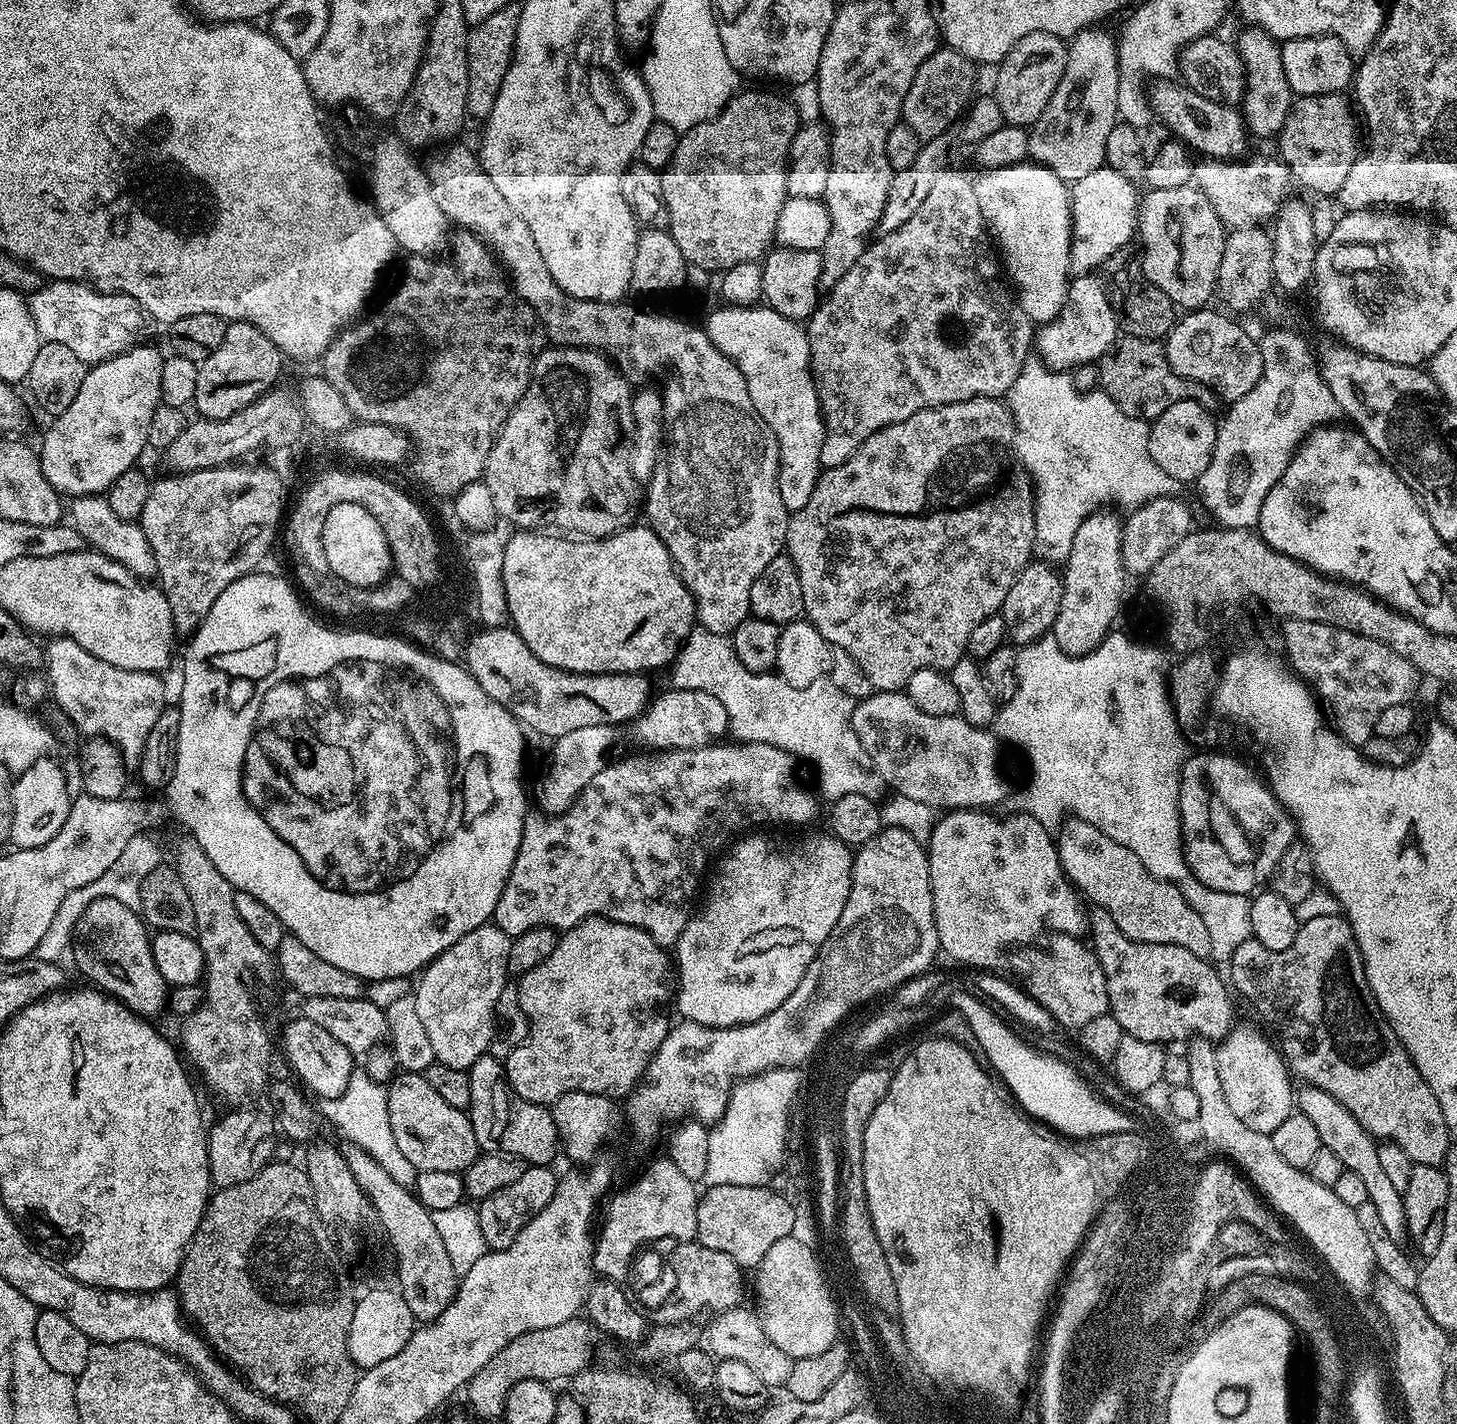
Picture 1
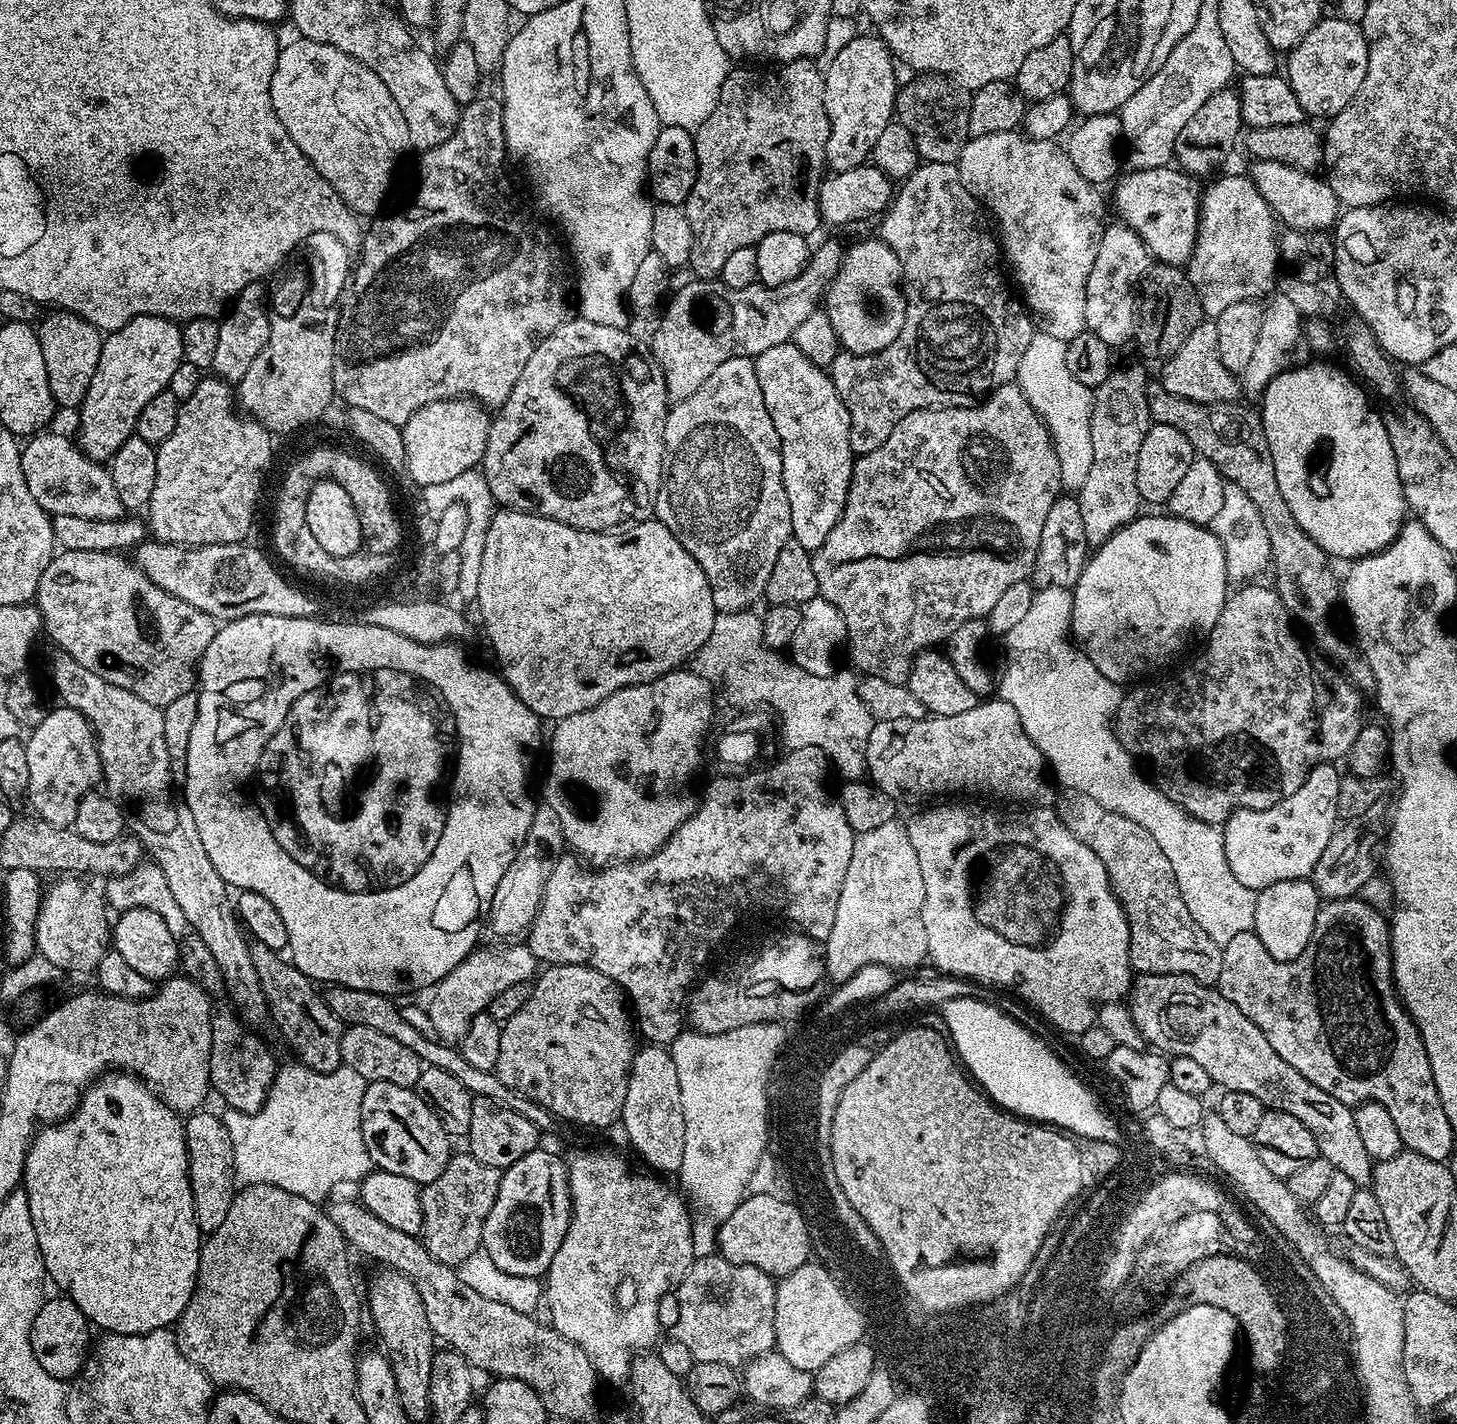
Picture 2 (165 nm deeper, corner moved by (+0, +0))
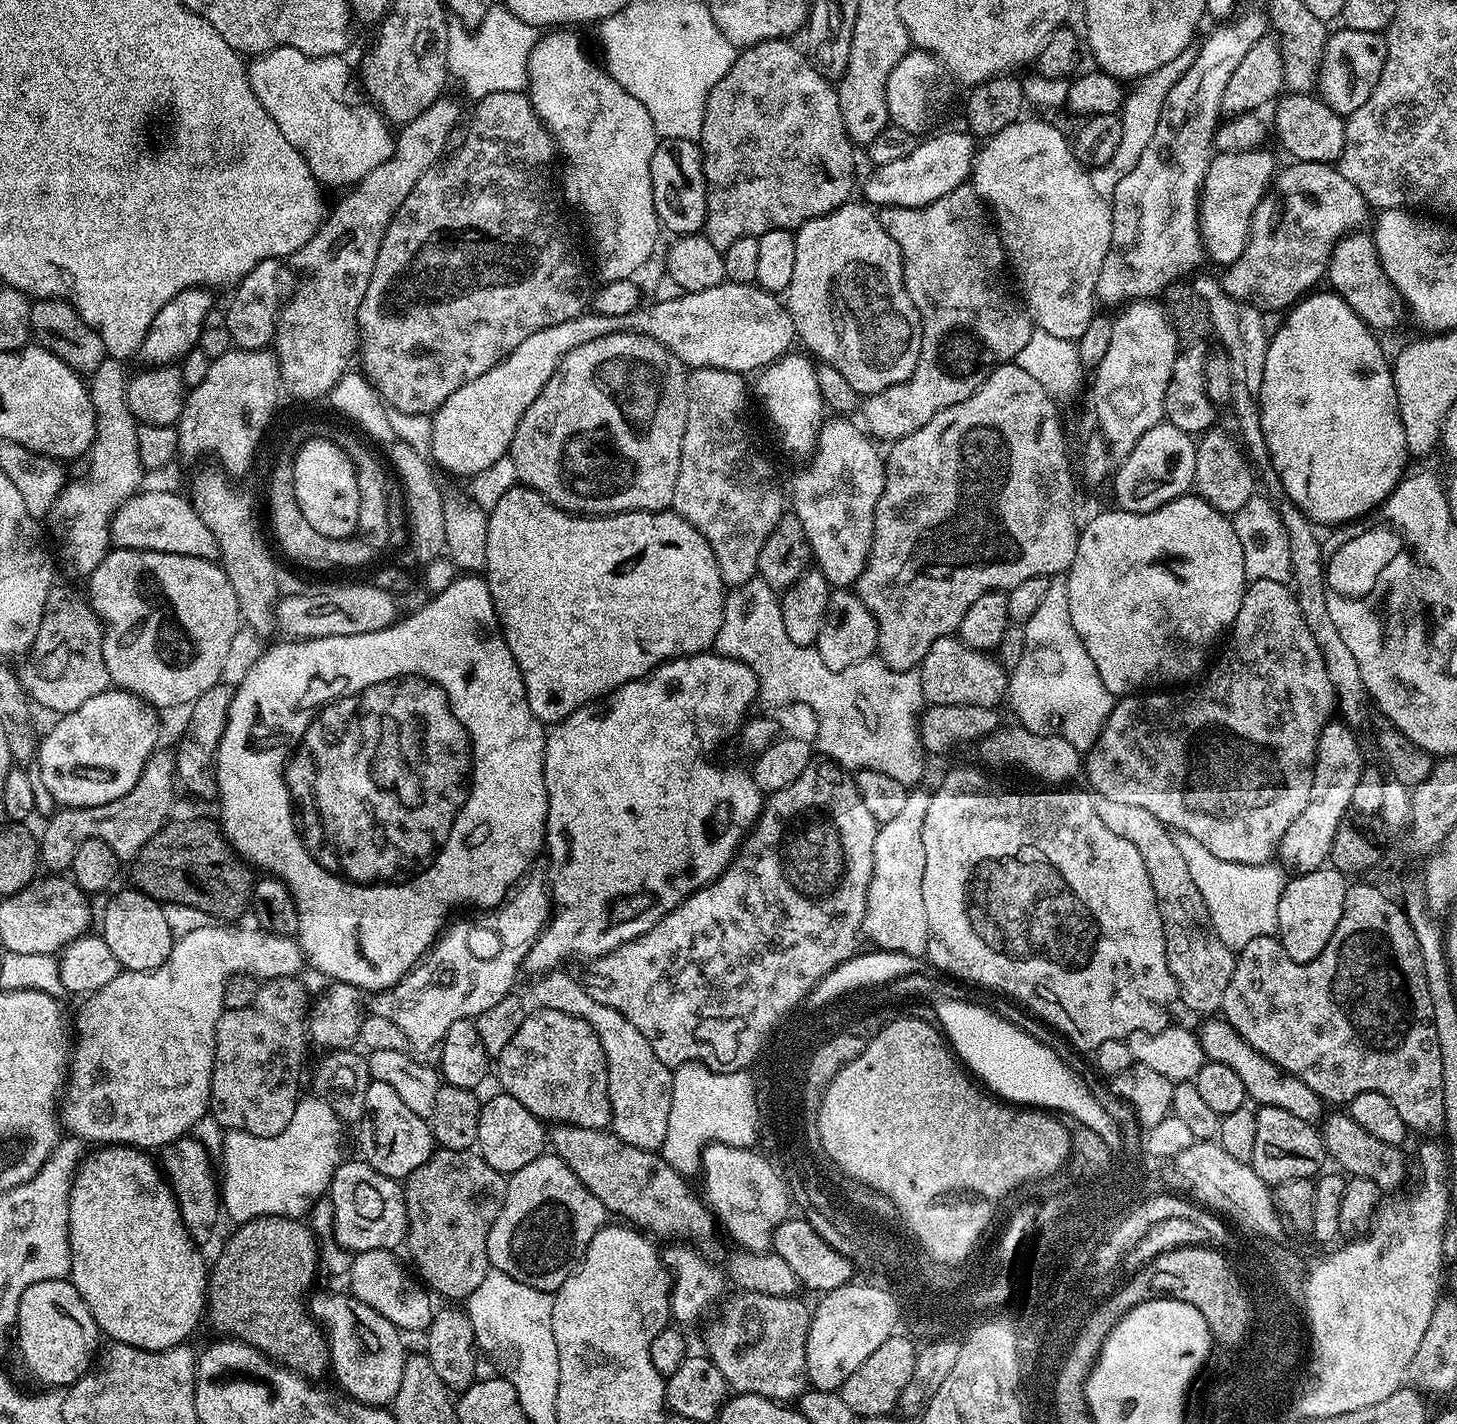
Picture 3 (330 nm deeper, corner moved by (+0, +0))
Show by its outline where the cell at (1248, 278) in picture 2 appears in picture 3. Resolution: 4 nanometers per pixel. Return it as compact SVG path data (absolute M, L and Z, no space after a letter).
M1298 160L1289 163L1289 168L1277 171L1271 188L1264 193L1262 202L1252 215L1252 230L1248 233L1248 245L1238 259L1223 269L1224 292L1244 304L1263 310L1265 313L1287 310L1305 294L1317 287L1319 280L1325 279L1328 260L1334 246L1345 236L1357 231L1368 220L1370 205L1354 186L1354 182L1342 178L1339 167Z

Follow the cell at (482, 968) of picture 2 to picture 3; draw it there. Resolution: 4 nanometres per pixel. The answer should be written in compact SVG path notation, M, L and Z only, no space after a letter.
M553 970L537 979L532 996L544 1008L561 1012L564 1016L581 1016L589 1024L591 1035L598 1038L602 1054L606 1058L608 1097L612 1107L611 1131L624 1144L638 1146L647 1152L663 1149L666 1138L666 1122L670 1122L670 1098L672 1097L672 1073L660 1061L658 1054L650 1050L650 1042L638 1034L633 1024L626 1022L618 1010L602 1006L589 994L579 979L565 970Z

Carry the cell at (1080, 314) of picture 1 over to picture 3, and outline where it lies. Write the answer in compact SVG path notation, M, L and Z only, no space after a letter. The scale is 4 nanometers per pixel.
M1256 8L1249 12L1237 11L1215 27L1198 44L1194 62L1190 62L1186 74L1170 86L1170 94L1166 94L1166 102L1162 102L1160 107L1158 126L1154 126L1154 134L1146 150L1142 150L1142 158L1135 163L1134 170L1118 183L1111 196L1110 250L1106 254L1106 262L1102 262L1102 270L1098 270L1096 283L1096 298L1101 305L1123 306L1134 300L1159 297L1173 281L1187 277L1187 272L1195 273L1196 264L1205 263L1206 253L1200 239L1200 190L1204 187L1204 175L1214 155L1216 125L1222 120L1222 93L1238 62L1246 58L1250 46L1270 32L1267 11L1260 9L1259 12Z

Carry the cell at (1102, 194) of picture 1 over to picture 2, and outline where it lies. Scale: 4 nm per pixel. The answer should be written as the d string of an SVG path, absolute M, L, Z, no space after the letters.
M1176 166L1129 171L1127 175L1116 184L1116 212L1120 215L1117 217L1144 239L1144 244L1155 259L1157 256L1164 264L1174 264L1170 266L1187 265L1196 245L1196 231L1200 225L1201 185L1196 185L1197 181L1191 175Z

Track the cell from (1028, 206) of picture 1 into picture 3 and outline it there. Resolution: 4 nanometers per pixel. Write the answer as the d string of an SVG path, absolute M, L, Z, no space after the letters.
M1021 118L989 137L983 144L983 148L981 145L975 149L970 186L994 217L1018 292L1020 287L1019 295L1027 319L1039 331L1075 342L1085 332L1086 326L1090 326L1098 308L1098 270L1102 270L1102 262L1106 262L1112 237L1112 209L1109 201L1094 190L1089 169L1080 163L1071 149L1069 139L1048 122Z

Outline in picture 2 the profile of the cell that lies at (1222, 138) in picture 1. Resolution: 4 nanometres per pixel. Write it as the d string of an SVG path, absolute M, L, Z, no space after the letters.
M1256 160L1253 165L1251 175L1256 181L1256 189L1266 198L1275 215L1283 223L1285 220L1291 229L1302 234L1313 234L1331 229L1335 225L1342 205L1332 187L1328 185L1327 179L1320 177L1319 180L1319 175L1273 160Z

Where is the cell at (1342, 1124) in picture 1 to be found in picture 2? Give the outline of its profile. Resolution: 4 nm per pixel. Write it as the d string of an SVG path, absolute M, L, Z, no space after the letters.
M1168 970L1172 972L1148 972L1145 976L1137 975L1132 981L1130 995L1126 1000L1128 1013L1134 1018L1134 1026L1143 1034L1145 1041L1153 1049L1167 1054L1169 1057L1185 1056L1194 1058L1194 1062L1200 1063L1206 1074L1210 1074L1213 1085L1219 1086L1224 1092L1242 1092L1254 1094L1261 1100L1265 1109L1279 1110L1286 1114L1294 1114L1310 1134L1314 1134L1314 1142L1318 1142L1320 1156L1332 1163L1333 1169L1348 1175L1358 1186L1368 1186L1372 1182L1372 1169L1374 1162L1370 1154L1366 1154L1366 1146L1358 1135L1358 1126L1354 1122L1354 1111L1349 1105L1338 1102L1326 1090L1318 1090L1314 1082L1302 1078L1294 1066L1282 1062L1278 1054L1274 1054L1274 1046L1266 1042L1266 1034L1234 1006L1215 987L1207 984L1199 984L1195 975L1183 976L1180 970Z

